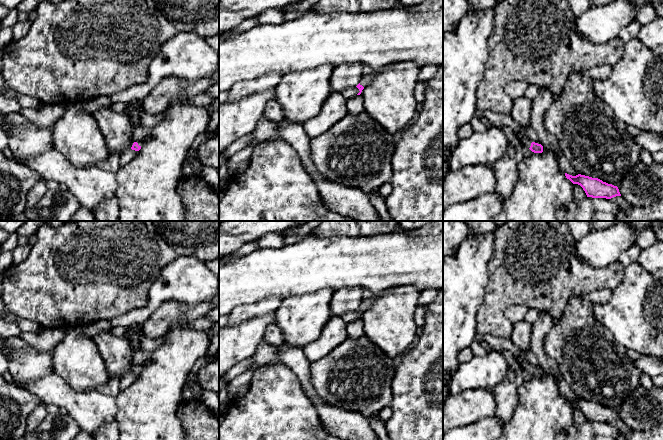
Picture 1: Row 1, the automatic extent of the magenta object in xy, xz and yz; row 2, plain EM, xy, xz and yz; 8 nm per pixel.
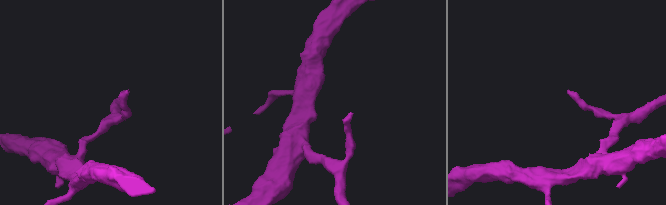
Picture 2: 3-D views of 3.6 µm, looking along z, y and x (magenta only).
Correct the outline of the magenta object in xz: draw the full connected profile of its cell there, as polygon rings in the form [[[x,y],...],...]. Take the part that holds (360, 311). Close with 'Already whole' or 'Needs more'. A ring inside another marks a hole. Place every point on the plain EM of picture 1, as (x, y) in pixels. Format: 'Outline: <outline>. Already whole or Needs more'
Outline: [[[373,294],[372,297],[362,301],[360,307],[356,310],[360,315],[357,319],[361,318],[364,311],[367,310],[376,301],[377,297],[378,294]]]. Needs more

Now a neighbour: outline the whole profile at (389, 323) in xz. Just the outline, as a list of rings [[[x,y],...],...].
[[[414,286],[384,290],[361,316],[365,337],[392,359],[405,355],[417,338],[414,313],[419,296]]]

